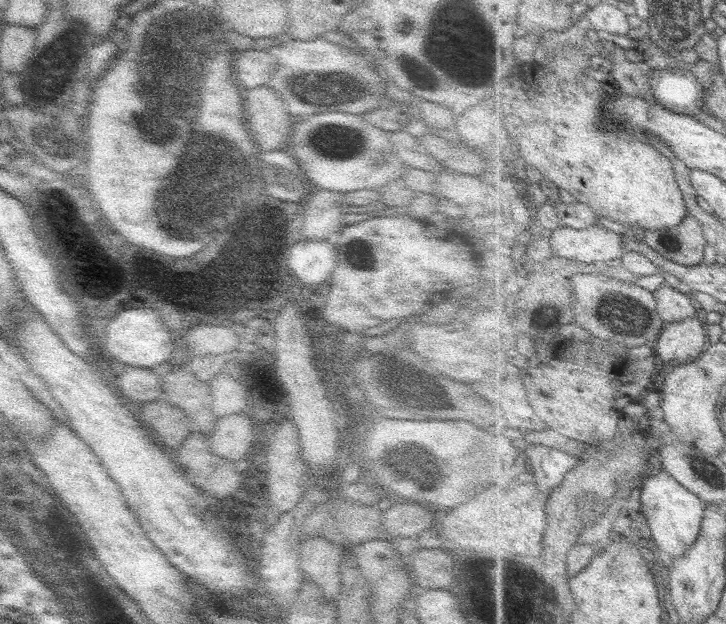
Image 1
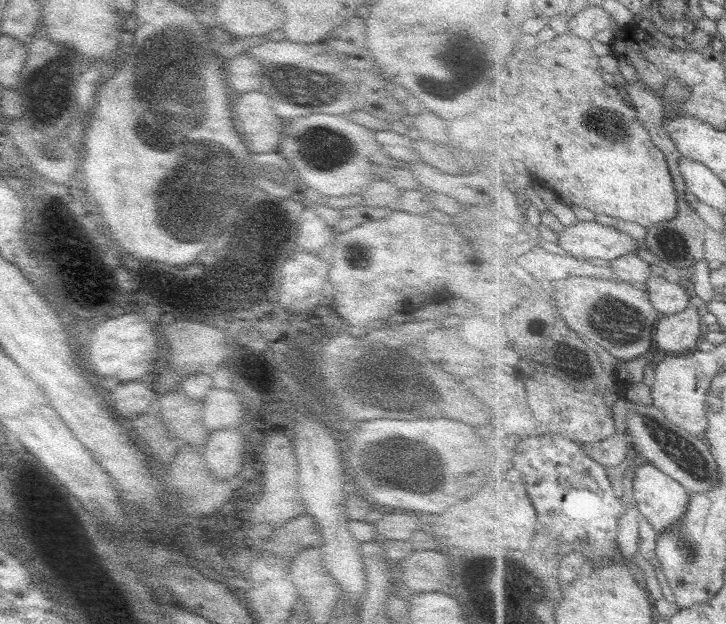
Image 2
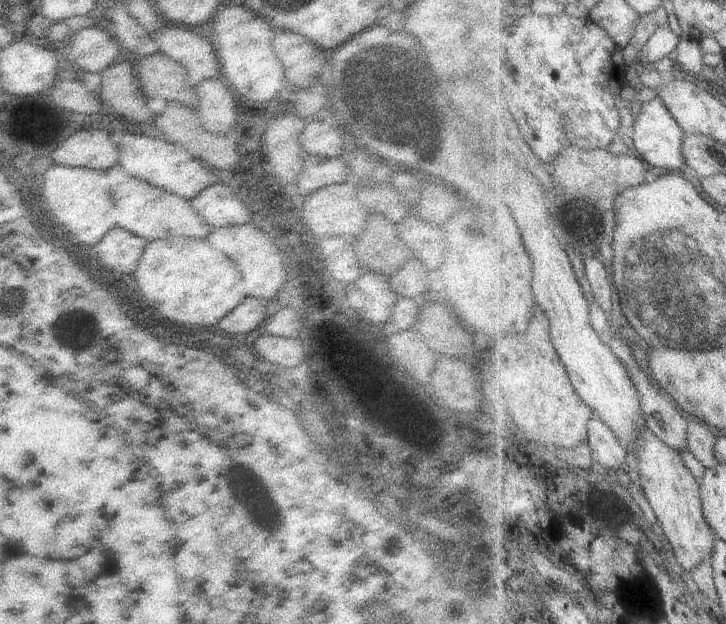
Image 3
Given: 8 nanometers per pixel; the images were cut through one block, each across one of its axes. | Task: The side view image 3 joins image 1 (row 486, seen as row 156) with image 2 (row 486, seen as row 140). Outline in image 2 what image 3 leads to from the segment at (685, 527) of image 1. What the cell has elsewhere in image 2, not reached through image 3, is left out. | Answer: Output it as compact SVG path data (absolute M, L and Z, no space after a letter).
M638 461L635 468L635 477L633 478L633 496L631 502L637 506L642 514L642 518L647 520L657 535L673 529L676 522L685 517L689 511L689 502L691 501L691 492L677 482L671 475L665 474L659 467L651 463L642 463Z

